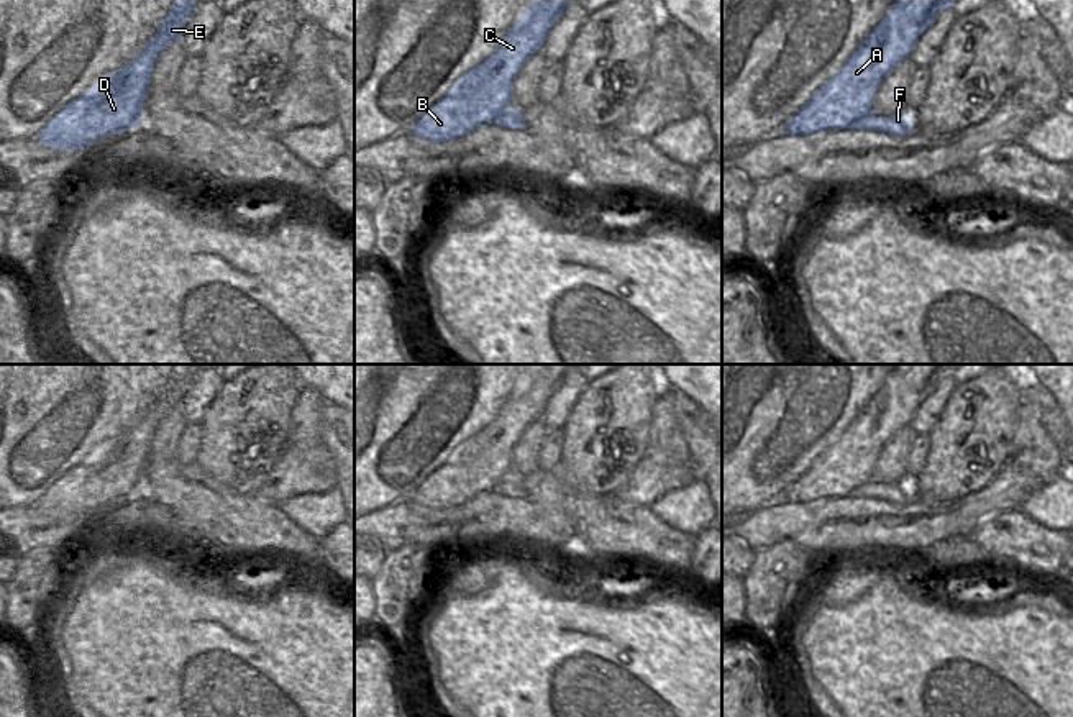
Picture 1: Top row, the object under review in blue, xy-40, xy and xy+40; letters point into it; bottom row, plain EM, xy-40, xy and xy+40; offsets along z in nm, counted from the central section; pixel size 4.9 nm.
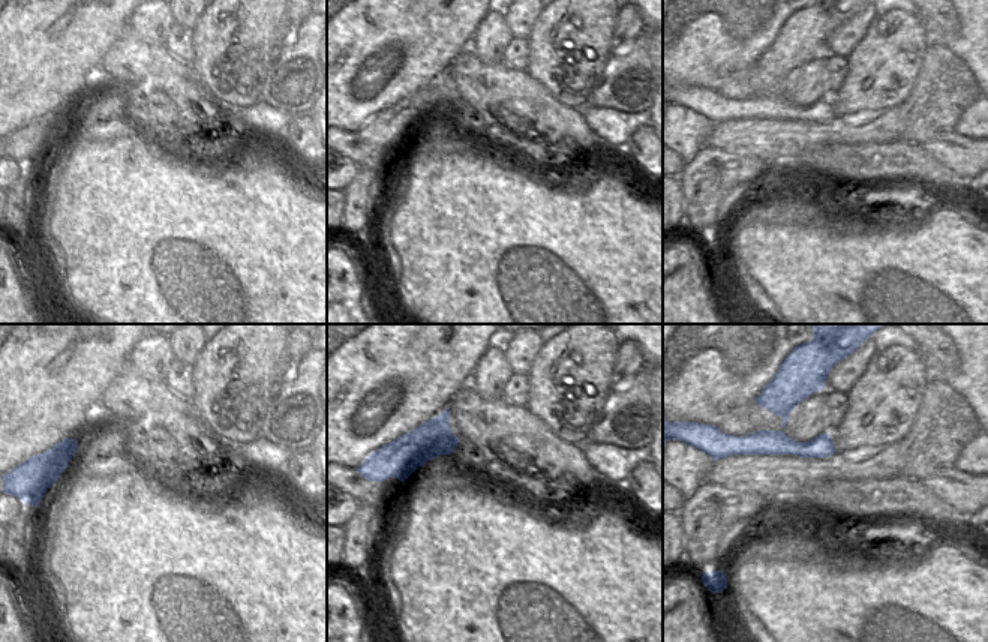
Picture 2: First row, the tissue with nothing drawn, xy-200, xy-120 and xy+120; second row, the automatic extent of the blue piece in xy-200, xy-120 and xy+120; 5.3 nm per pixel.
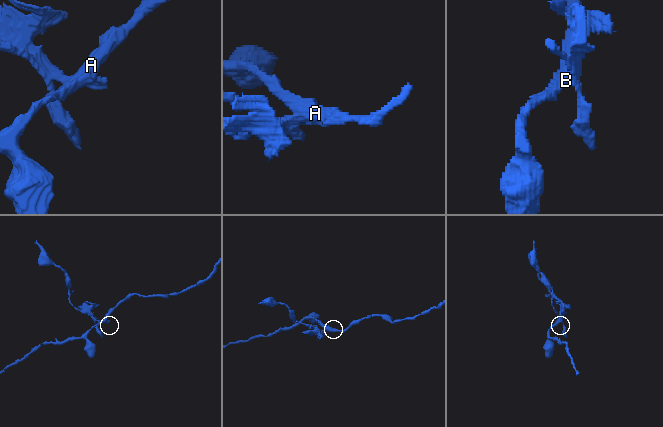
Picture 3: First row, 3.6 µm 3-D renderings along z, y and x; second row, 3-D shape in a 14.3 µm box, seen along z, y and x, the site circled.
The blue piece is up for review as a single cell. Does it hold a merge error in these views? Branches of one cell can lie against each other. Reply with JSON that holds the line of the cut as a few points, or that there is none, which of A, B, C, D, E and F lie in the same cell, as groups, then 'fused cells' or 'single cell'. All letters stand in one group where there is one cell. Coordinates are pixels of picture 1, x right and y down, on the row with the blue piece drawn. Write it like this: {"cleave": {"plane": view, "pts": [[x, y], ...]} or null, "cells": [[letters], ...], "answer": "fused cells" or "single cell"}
{"cleave": {"plane": "xy+40", "pts": [[868, 112], [850, 127]]}, "cells": [["A", "B", "C", "D", "E"], ["F"]], "answer": "fused cells"}

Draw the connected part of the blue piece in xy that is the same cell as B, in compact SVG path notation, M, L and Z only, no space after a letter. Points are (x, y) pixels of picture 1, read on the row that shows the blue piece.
M533 0L509 28L499 46L476 67L463 74L413 125L412 135L431 143L458 139L484 123L495 123L512 98L512 82L527 57L541 51L551 26L571 0Z

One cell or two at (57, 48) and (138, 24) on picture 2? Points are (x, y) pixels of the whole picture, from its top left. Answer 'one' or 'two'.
two

